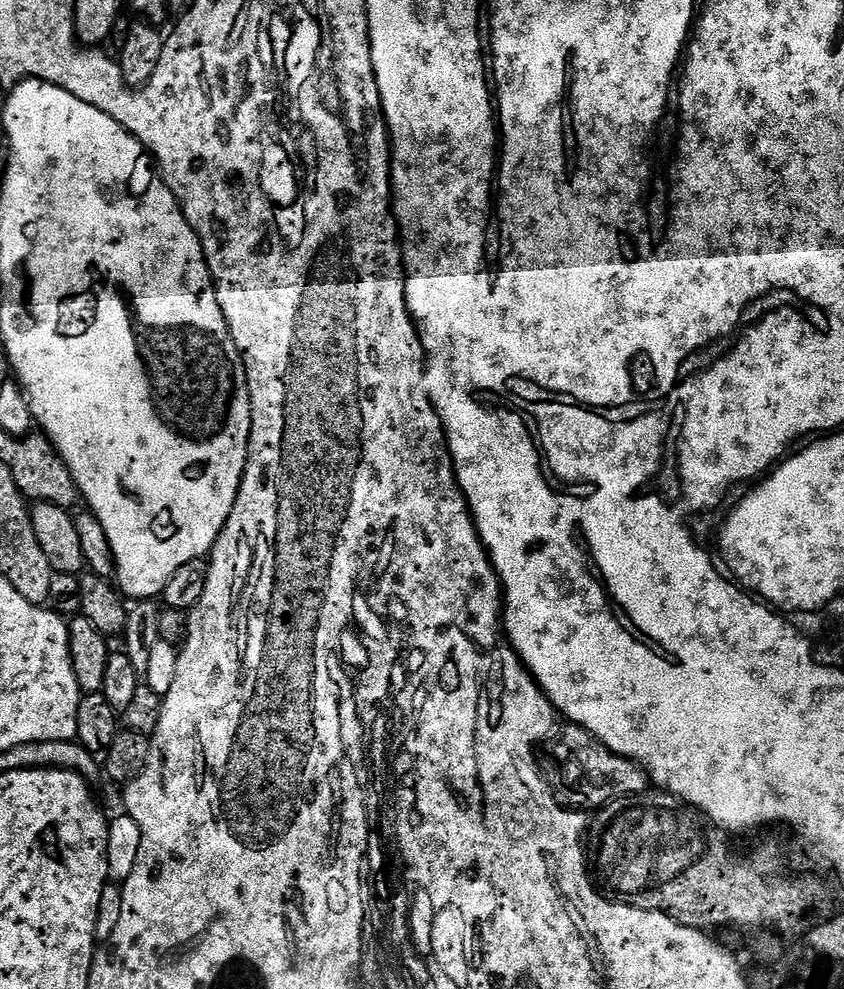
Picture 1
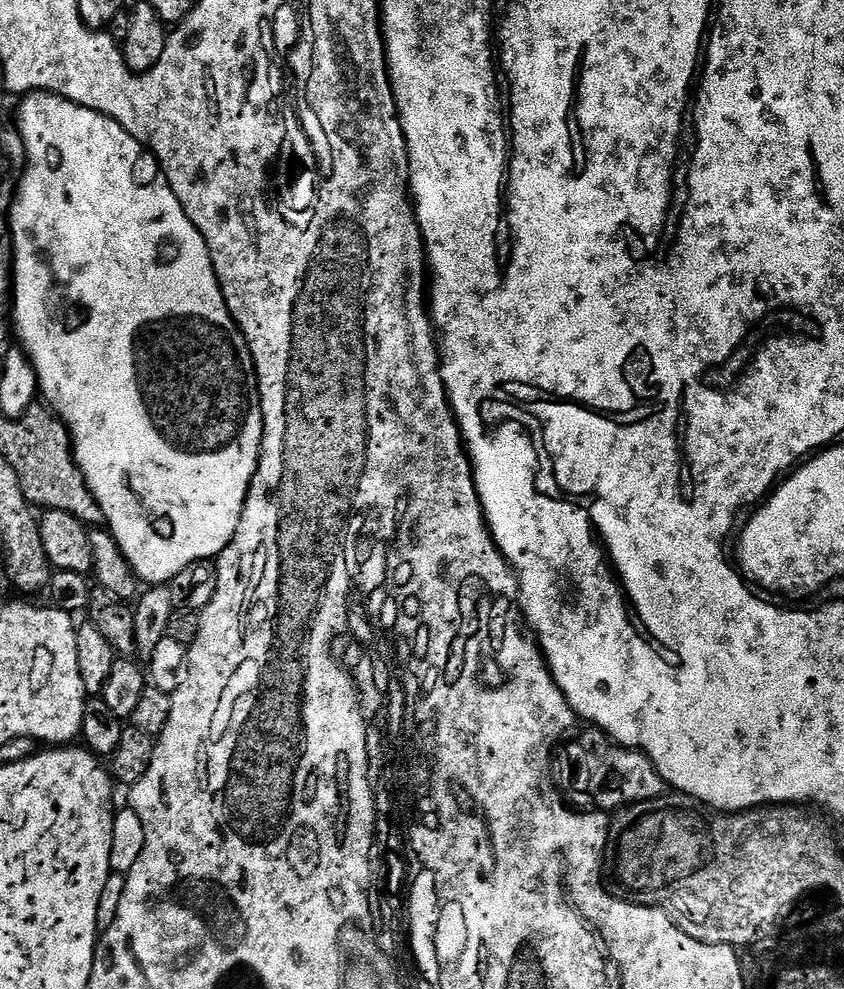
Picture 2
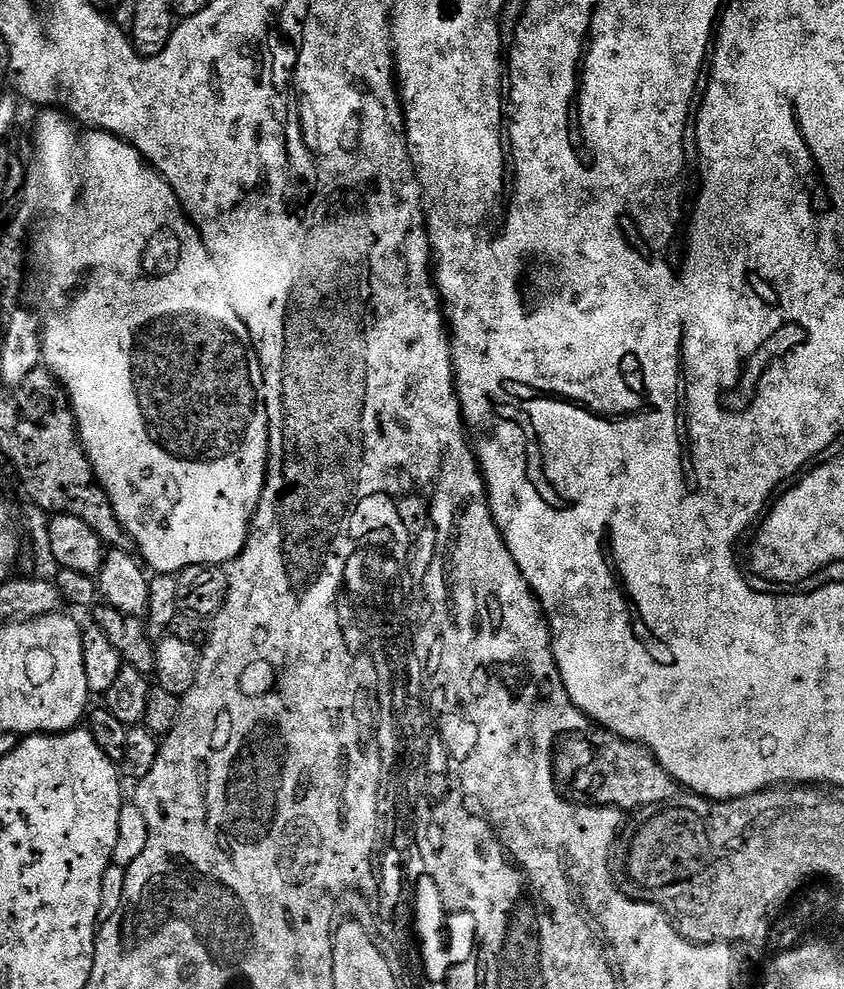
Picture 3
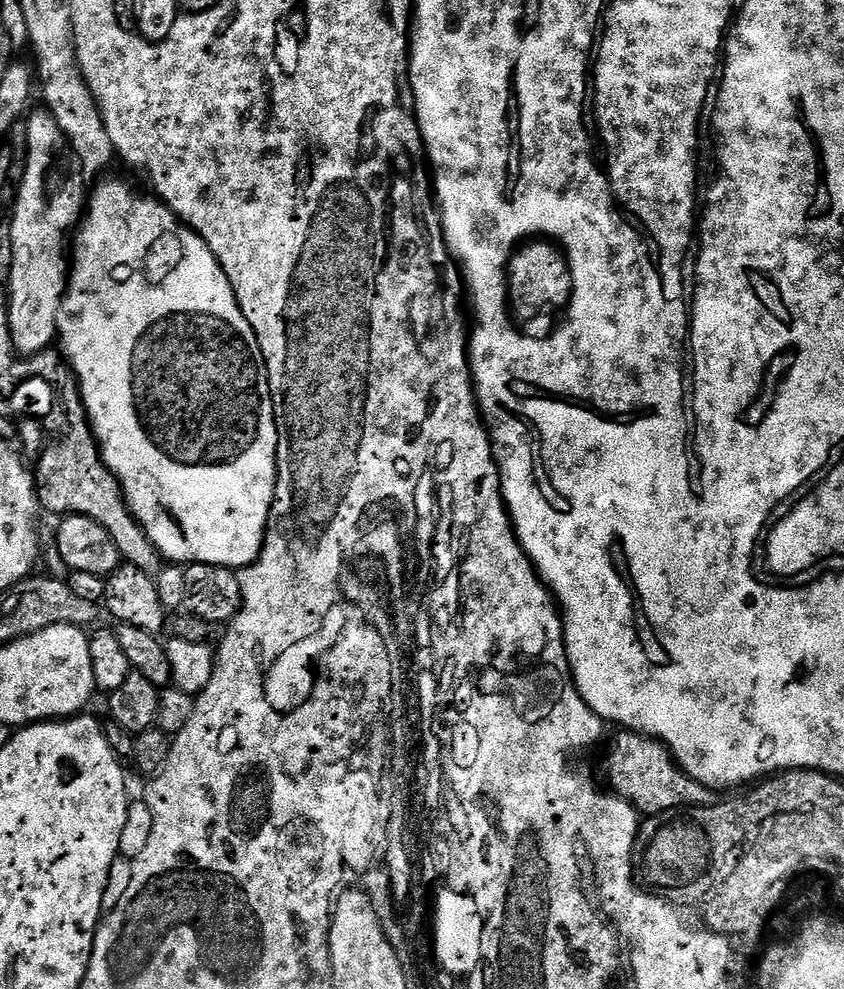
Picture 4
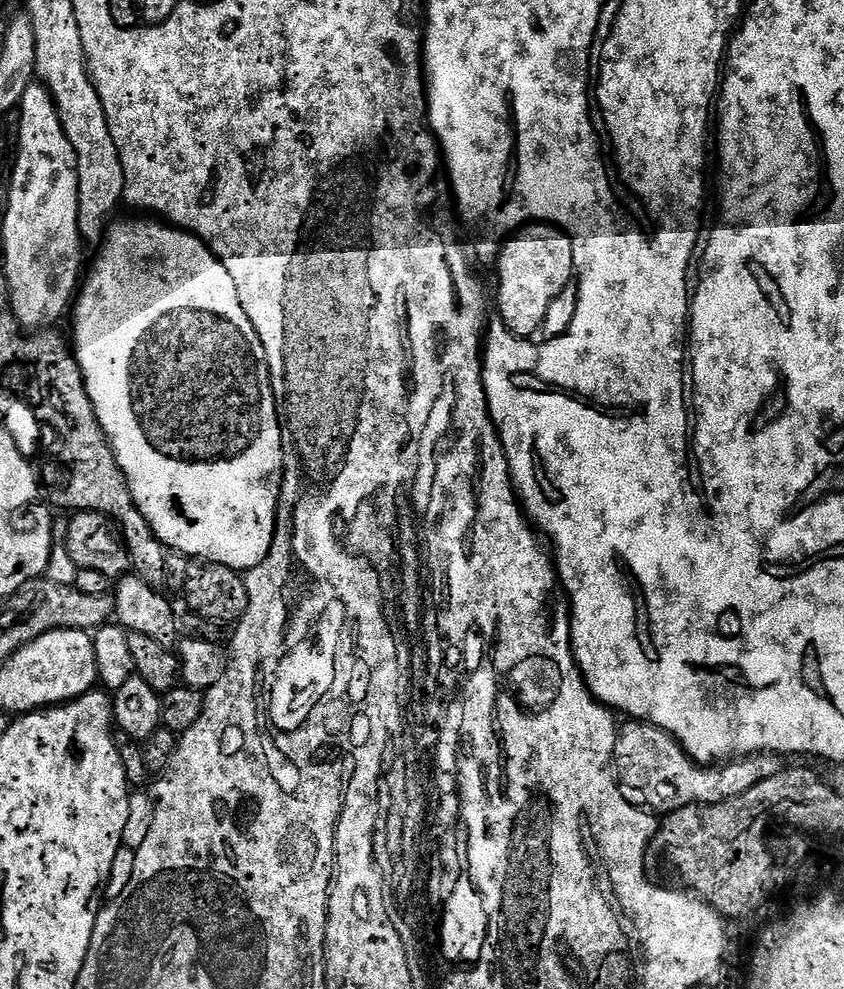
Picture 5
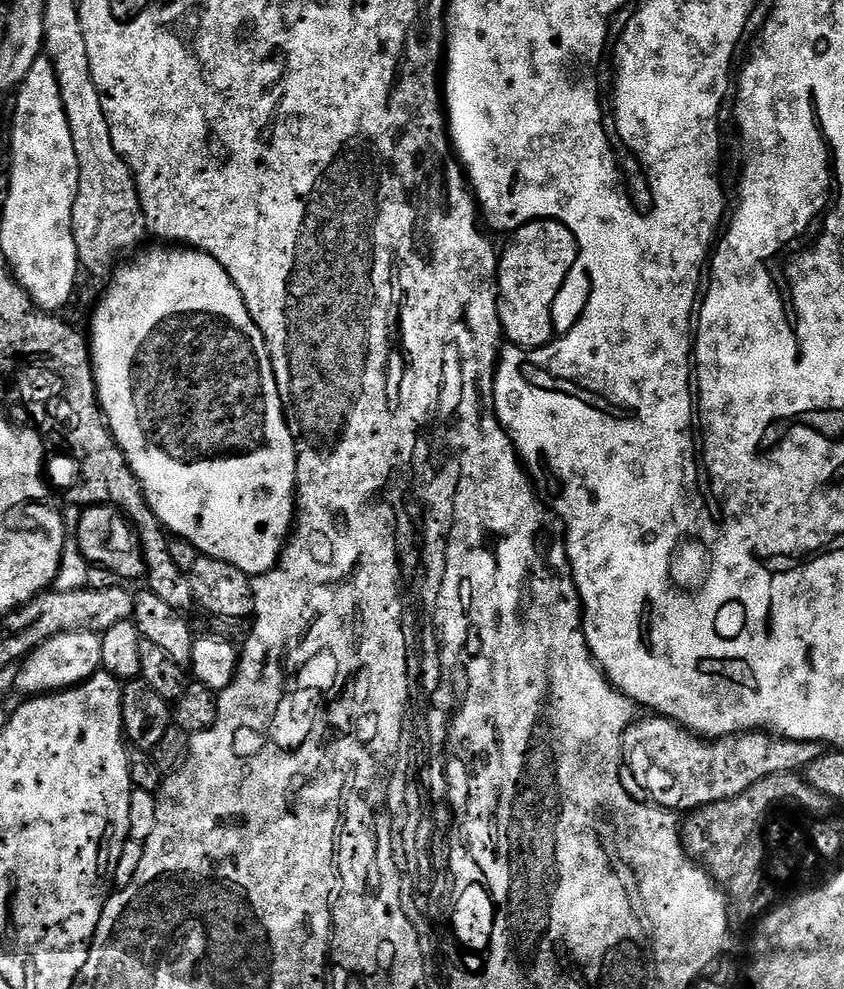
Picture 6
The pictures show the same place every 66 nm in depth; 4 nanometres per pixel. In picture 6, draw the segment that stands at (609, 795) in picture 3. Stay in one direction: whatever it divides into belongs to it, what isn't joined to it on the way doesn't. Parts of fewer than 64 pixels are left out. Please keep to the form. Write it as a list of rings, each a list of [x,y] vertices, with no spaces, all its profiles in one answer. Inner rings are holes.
[[[655,714],[647,718],[649,720],[637,719],[624,731],[620,781],[624,789],[636,800],[651,802],[655,807],[675,810],[677,813],[688,814],[695,809],[706,807],[707,804],[734,798],[750,790],[754,782],[762,782],[762,778],[770,778],[770,774],[803,773],[810,766],[810,762],[818,762],[818,758],[822,758],[826,751],[825,745],[818,742],[782,740],[778,736],[759,730],[716,738],[708,743],[688,729],[681,728],[673,720],[665,720],[663,716]]]

